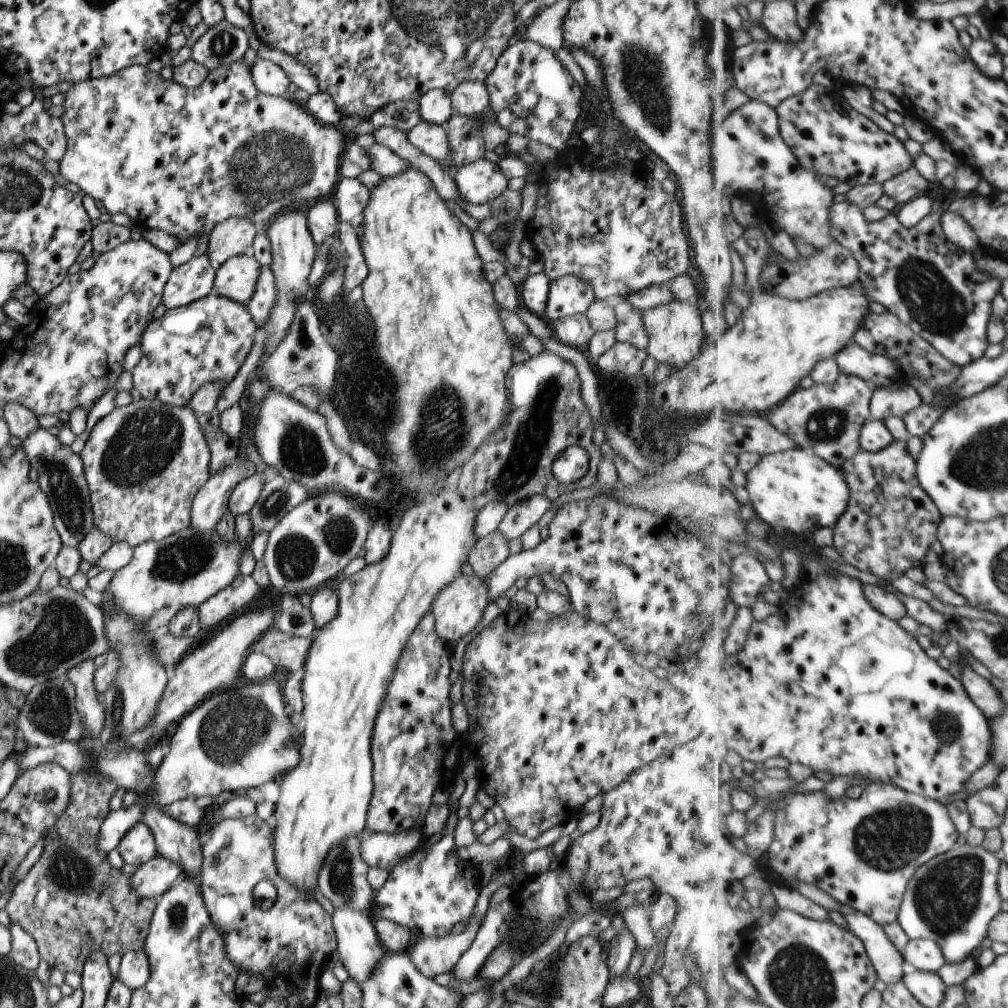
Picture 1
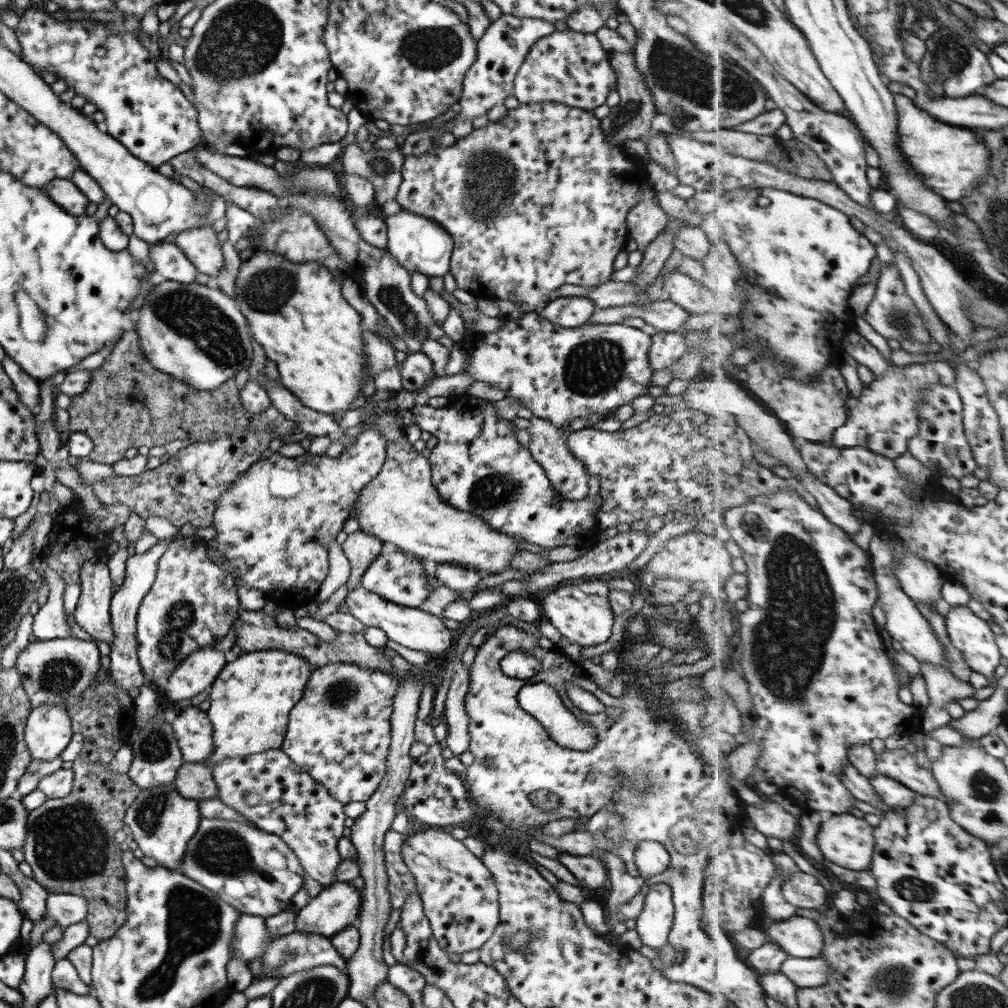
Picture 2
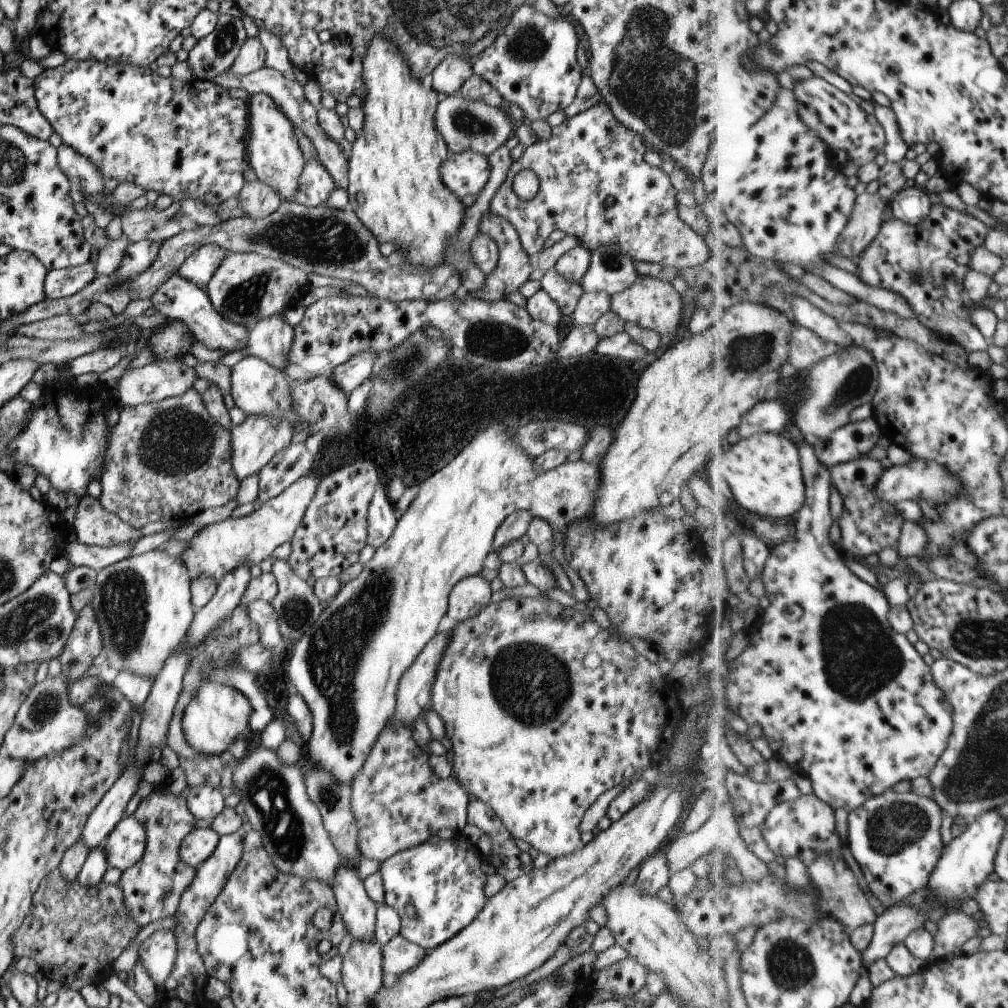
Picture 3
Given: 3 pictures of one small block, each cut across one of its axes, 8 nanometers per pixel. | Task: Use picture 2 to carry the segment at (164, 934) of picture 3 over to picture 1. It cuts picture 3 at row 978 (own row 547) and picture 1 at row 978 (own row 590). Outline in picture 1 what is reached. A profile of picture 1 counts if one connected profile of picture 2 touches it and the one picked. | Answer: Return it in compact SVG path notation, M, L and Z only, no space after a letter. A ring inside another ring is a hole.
M130 951L121 955L117 980L131 991L142 988L150 976L150 965L146 953Z

